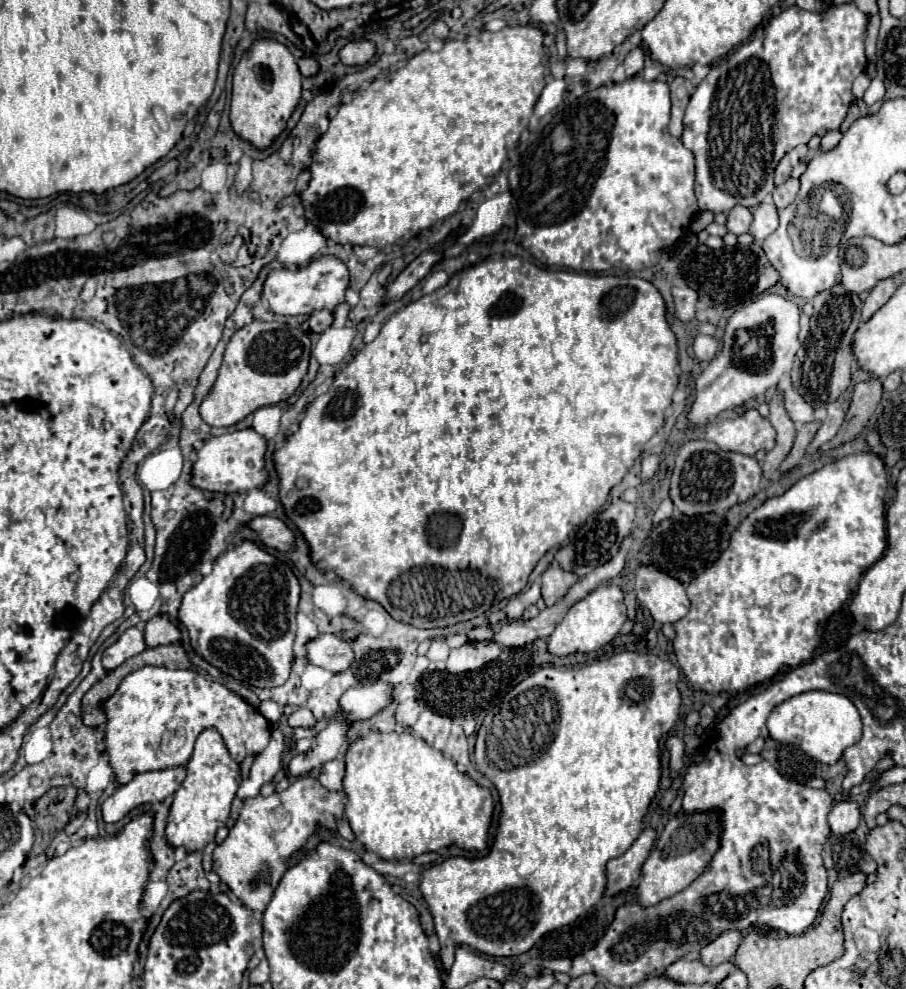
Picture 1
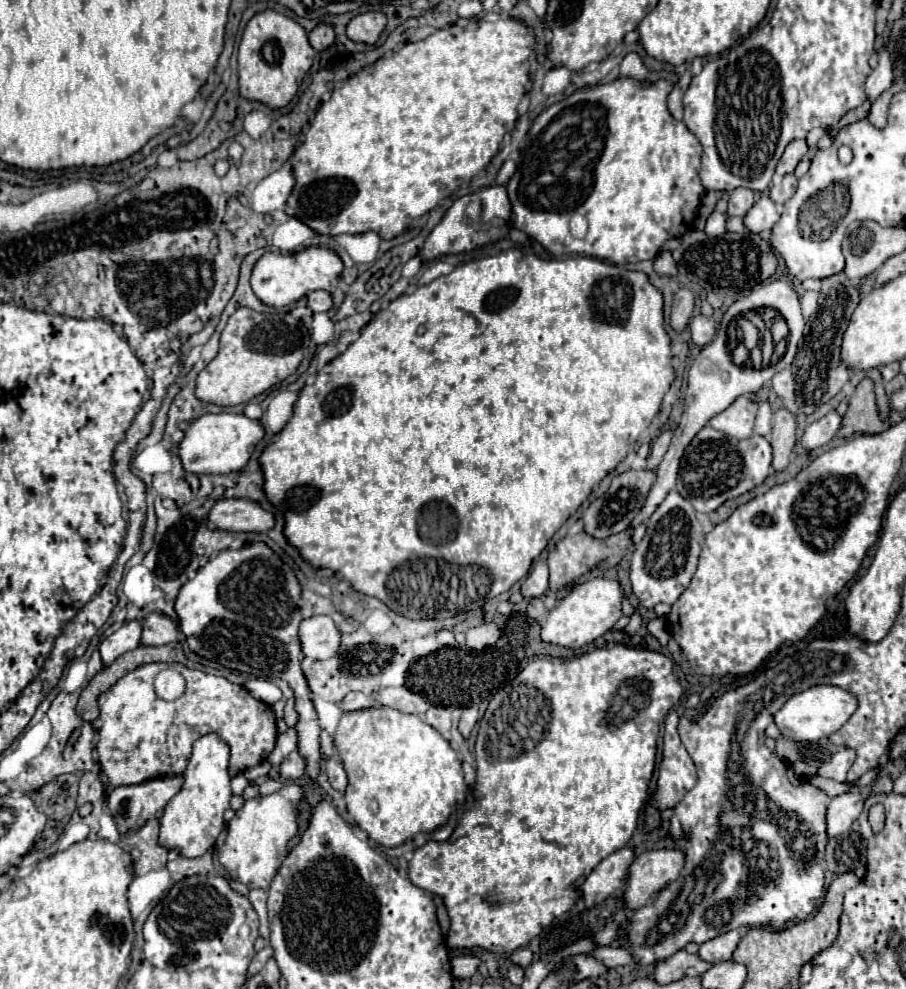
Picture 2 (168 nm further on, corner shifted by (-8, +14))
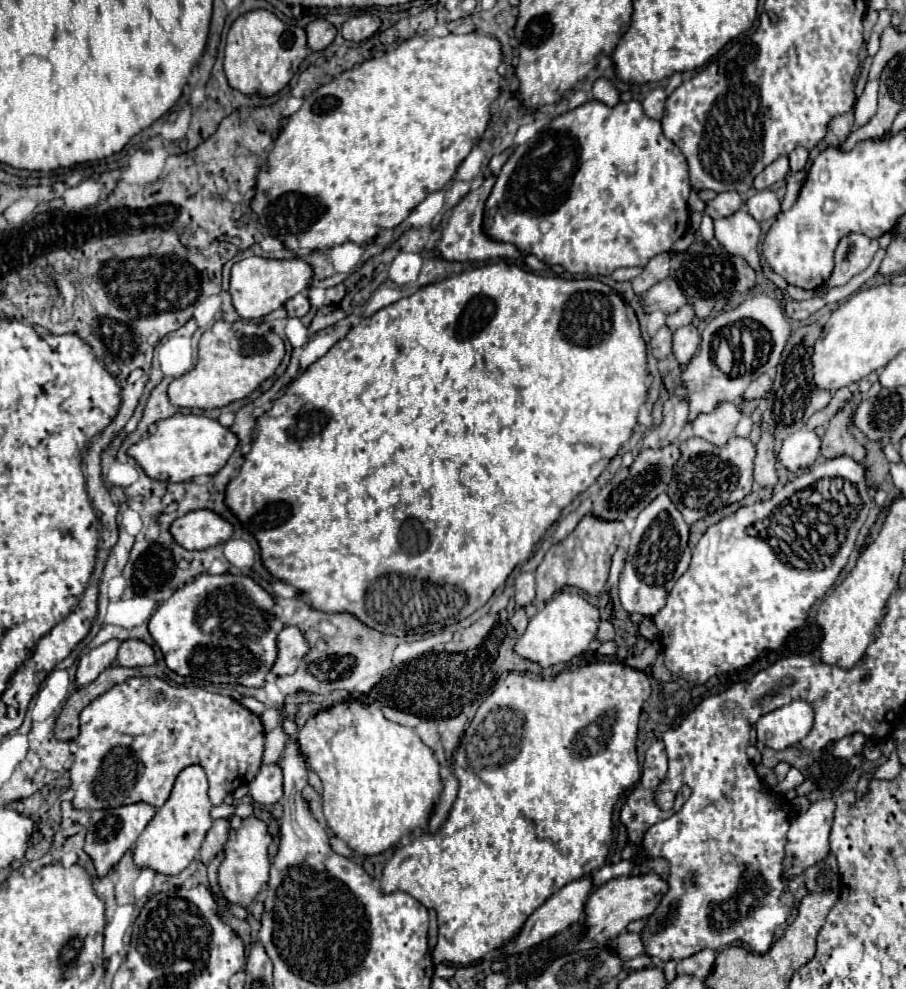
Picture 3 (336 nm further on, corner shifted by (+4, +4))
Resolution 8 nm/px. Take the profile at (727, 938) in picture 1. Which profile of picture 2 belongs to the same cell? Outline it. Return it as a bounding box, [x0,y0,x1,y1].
[699,930,743,964]

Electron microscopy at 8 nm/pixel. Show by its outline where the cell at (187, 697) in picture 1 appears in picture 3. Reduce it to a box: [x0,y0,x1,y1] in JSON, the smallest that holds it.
[69,678,265,808]

